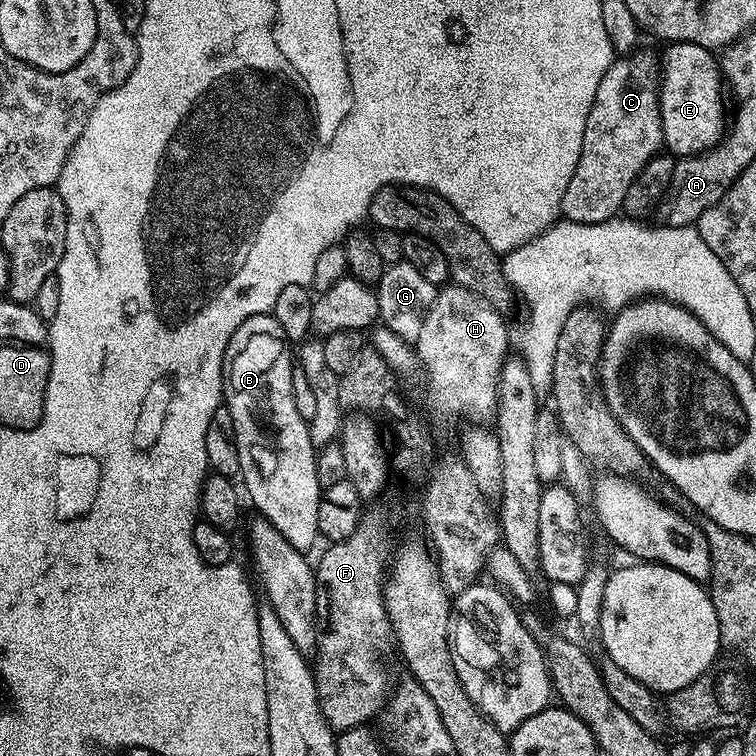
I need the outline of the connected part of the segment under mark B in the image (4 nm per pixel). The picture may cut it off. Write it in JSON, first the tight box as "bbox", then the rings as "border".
{"bbox":[223,314,322,553],"border":[[[265,314],[246,318],[246,322],[238,326],[238,330],[232,331],[232,337],[226,346],[223,403],[230,410],[230,418],[234,418],[234,438],[240,459],[239,479],[244,480],[243,491],[246,496],[248,491],[253,506],[260,511],[257,513],[272,524],[282,539],[298,551],[307,553],[308,547],[320,536],[318,502],[322,489],[318,474],[315,473],[318,448],[308,433],[308,421],[302,418],[302,414],[298,414],[298,406],[294,402],[294,352],[288,348],[291,348],[290,342],[275,316]]]}

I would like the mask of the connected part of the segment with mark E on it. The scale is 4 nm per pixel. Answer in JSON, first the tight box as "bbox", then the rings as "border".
{"bbox":[658,42,726,158],"border":[[[675,42],[669,43],[668,48],[664,52],[664,60],[662,56],[662,63],[658,68],[658,91],[660,93],[660,117],[662,118],[662,134],[664,135],[663,147],[667,149],[671,155],[677,158],[683,158],[686,156],[696,156],[700,152],[705,152],[707,148],[712,148],[720,141],[720,137],[724,135],[726,131],[726,116],[724,120],[724,96],[720,93],[720,86],[722,90],[722,77],[721,69],[718,67],[717,57],[714,55],[713,49],[703,48],[697,44],[678,44]]]}

